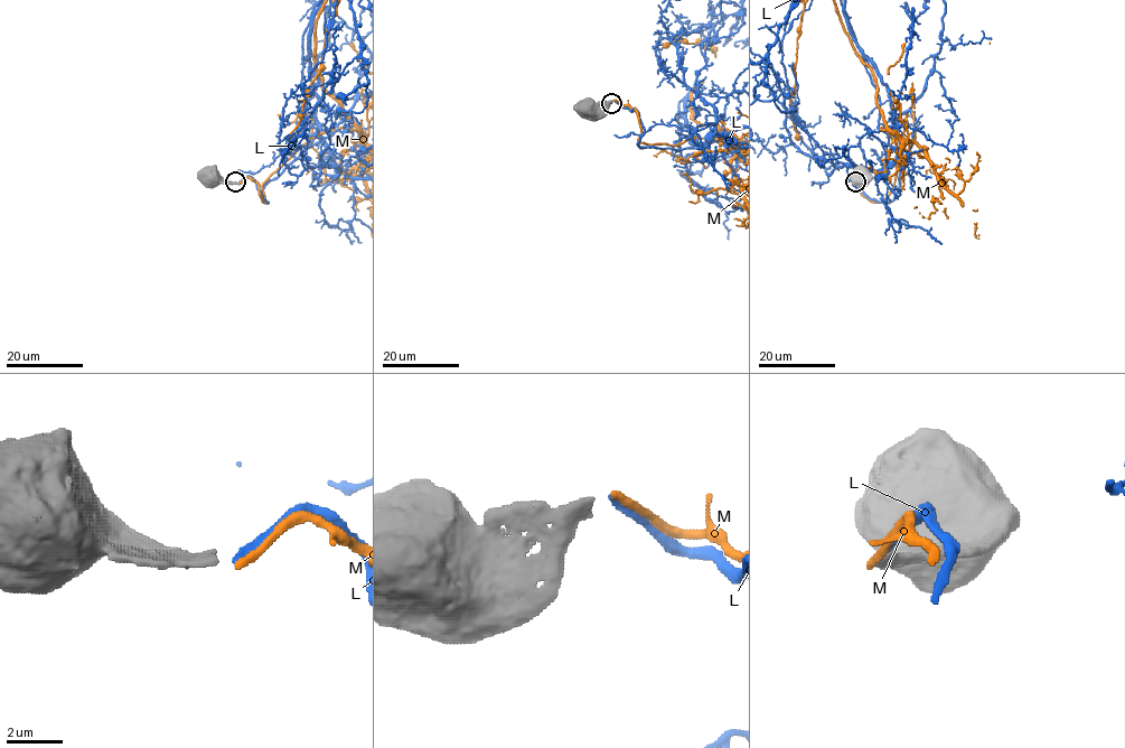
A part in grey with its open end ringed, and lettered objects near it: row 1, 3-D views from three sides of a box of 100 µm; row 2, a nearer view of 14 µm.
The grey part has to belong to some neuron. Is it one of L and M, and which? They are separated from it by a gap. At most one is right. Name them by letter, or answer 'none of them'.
none of them

